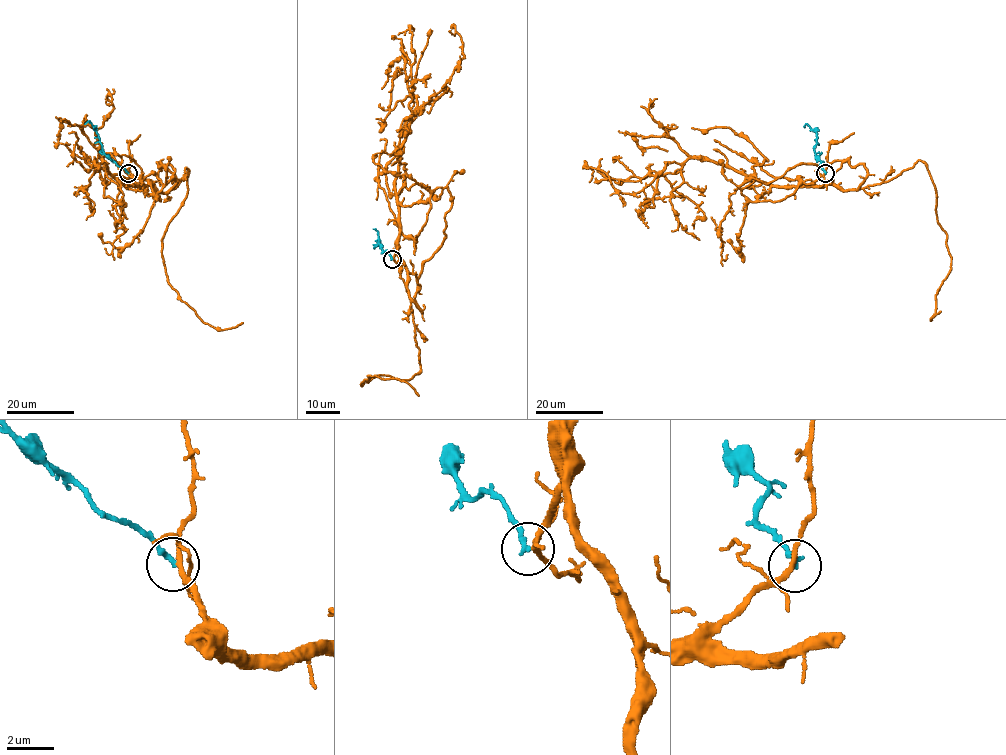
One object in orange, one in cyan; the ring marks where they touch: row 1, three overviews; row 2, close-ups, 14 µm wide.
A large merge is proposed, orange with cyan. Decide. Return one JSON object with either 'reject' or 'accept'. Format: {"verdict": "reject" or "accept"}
{"verdict": "accept"}

